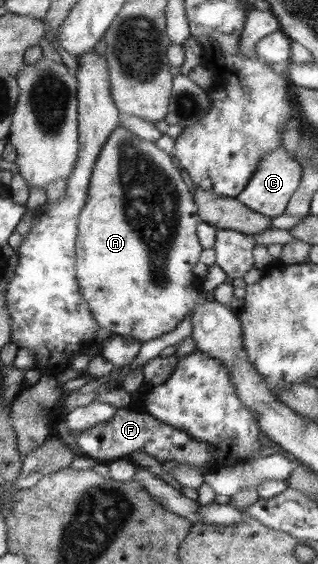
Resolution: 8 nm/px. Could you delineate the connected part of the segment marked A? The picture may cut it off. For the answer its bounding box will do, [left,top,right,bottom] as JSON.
[76,125,203,342]

